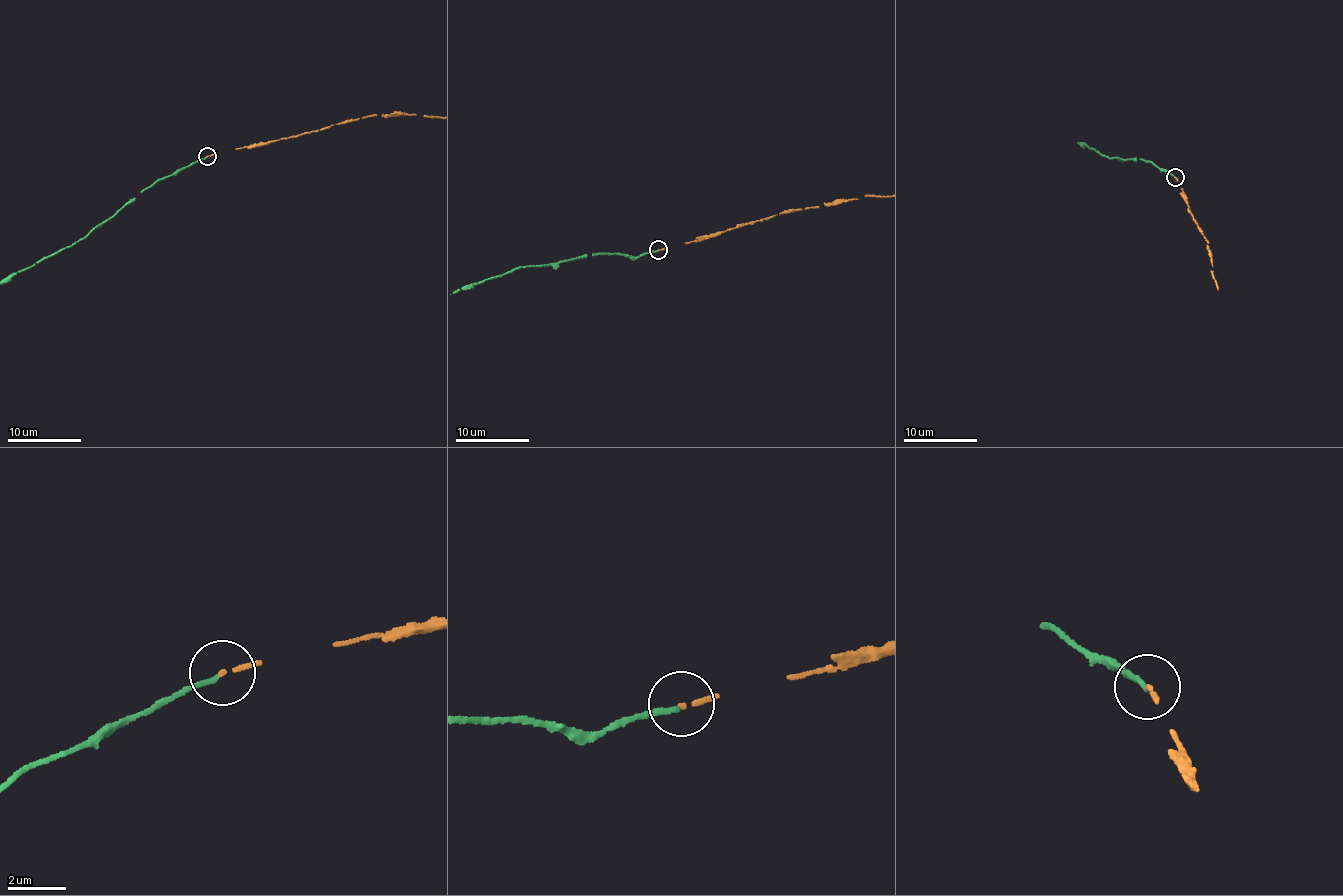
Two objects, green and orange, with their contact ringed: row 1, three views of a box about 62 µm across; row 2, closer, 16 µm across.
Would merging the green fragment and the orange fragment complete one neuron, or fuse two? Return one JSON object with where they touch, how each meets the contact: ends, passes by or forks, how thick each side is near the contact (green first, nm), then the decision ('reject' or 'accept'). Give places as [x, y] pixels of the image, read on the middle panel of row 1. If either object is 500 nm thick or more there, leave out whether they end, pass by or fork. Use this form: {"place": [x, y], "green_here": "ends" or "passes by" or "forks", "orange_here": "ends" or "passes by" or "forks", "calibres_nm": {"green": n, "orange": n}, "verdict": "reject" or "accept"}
{"place": [658, 249], "green_here": "ends", "orange_here": "ends", "calibres_nm": {"green": 170, "orange": 150}, "verdict": "reject"}

